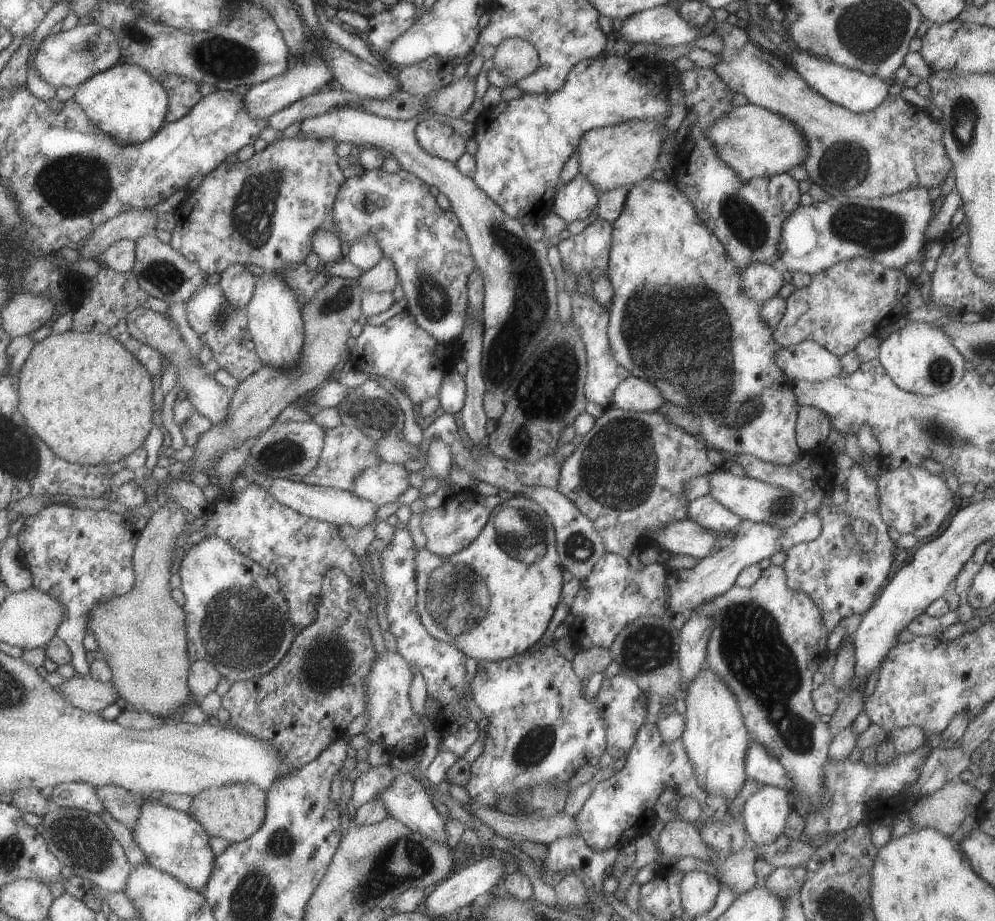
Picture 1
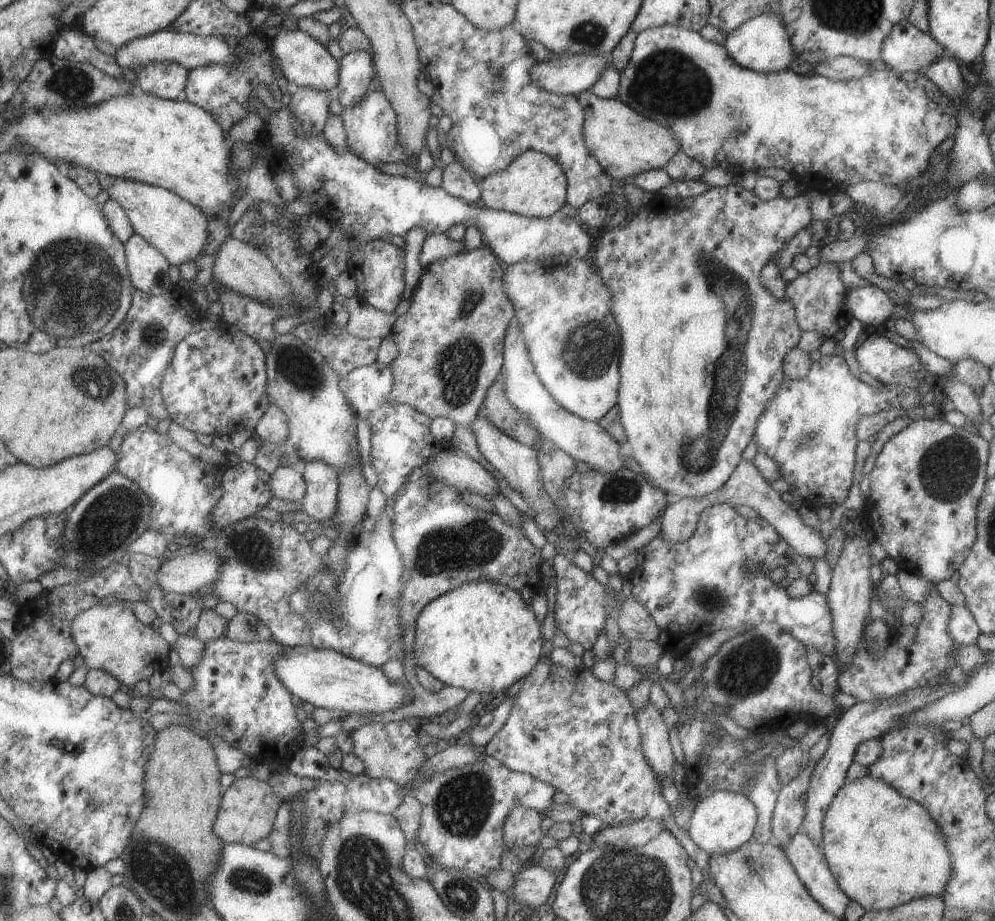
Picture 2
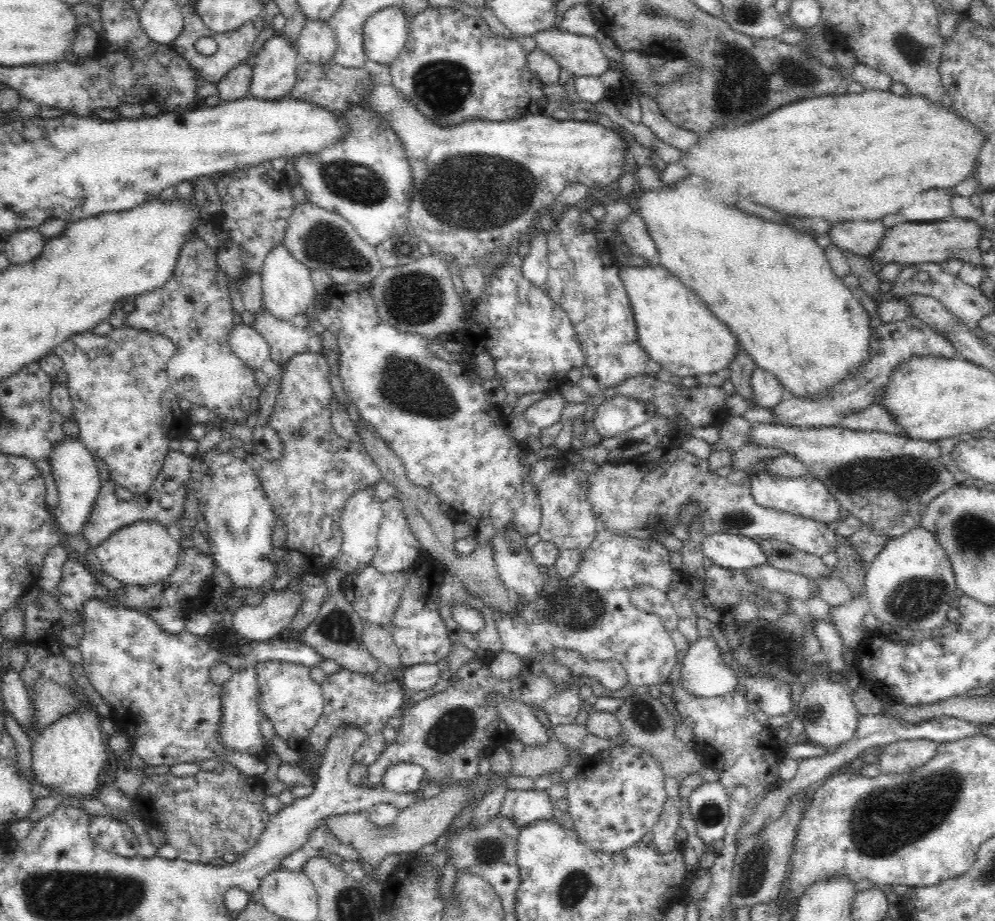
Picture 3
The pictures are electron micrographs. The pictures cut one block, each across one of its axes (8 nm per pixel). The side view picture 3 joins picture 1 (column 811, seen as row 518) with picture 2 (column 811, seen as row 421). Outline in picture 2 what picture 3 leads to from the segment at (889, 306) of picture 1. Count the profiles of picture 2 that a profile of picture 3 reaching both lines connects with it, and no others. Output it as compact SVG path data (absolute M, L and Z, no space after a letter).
M816 264L804 274L799 273L794 282L786 285L786 300L794 307L798 326L802 331L816 331L829 339L840 330L840 316L846 312L846 295L848 289L843 286L840 269L835 264Z

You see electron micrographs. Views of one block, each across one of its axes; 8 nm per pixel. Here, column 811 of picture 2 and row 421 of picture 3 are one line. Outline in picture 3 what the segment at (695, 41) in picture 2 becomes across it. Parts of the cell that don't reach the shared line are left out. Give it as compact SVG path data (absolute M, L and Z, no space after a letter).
M122 325L119 328L113 328L106 335L96 335L92 331L84 331L69 336L62 344L52 348L52 353L58 355L62 359L63 369L68 373L67 386L71 403L73 404L73 414L79 426L79 440L93 454L102 458L108 464L109 476L115 482L116 487L128 488L133 495L139 495L146 492L151 484L155 481L156 475L164 466L166 455L169 452L168 443L174 439L182 439L186 436L187 428L190 420L187 416L187 411L180 409L179 396L176 392L170 389L167 376L167 362L176 352L176 344L169 338L160 336L149 330L132 328L128 325Z

